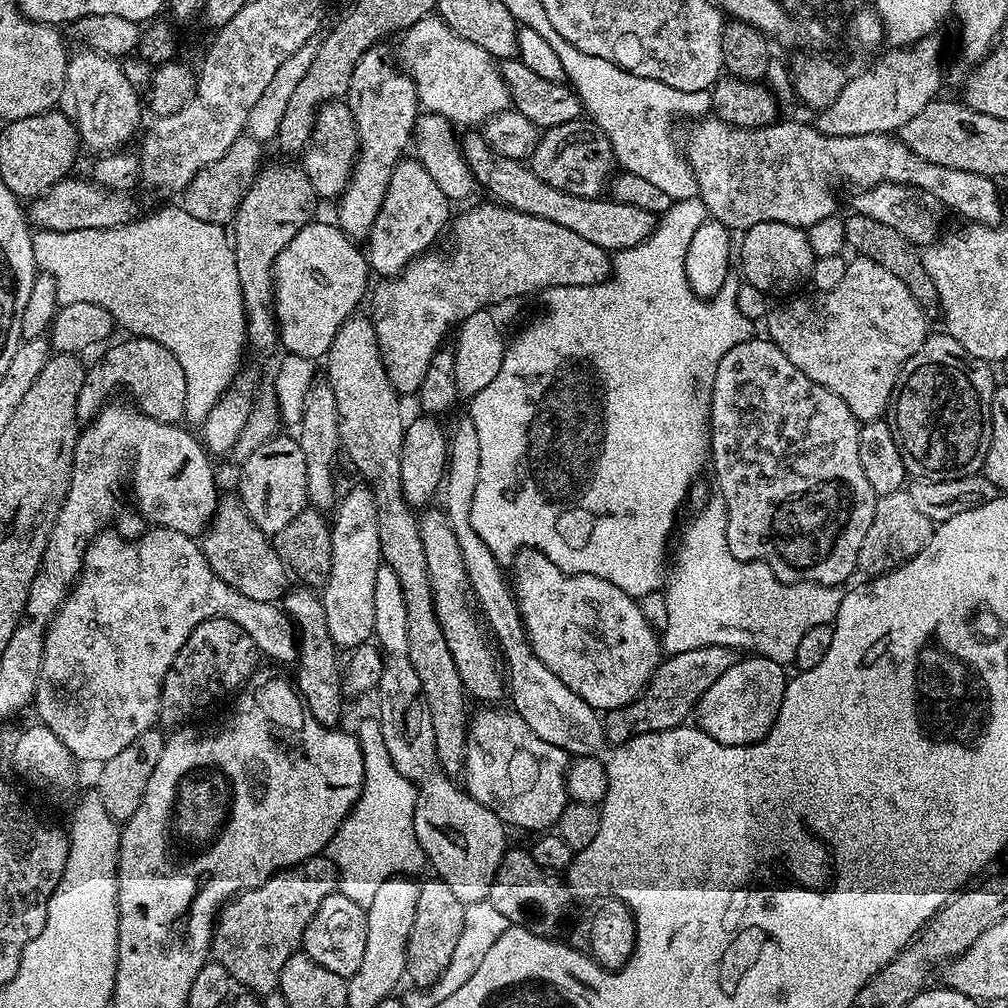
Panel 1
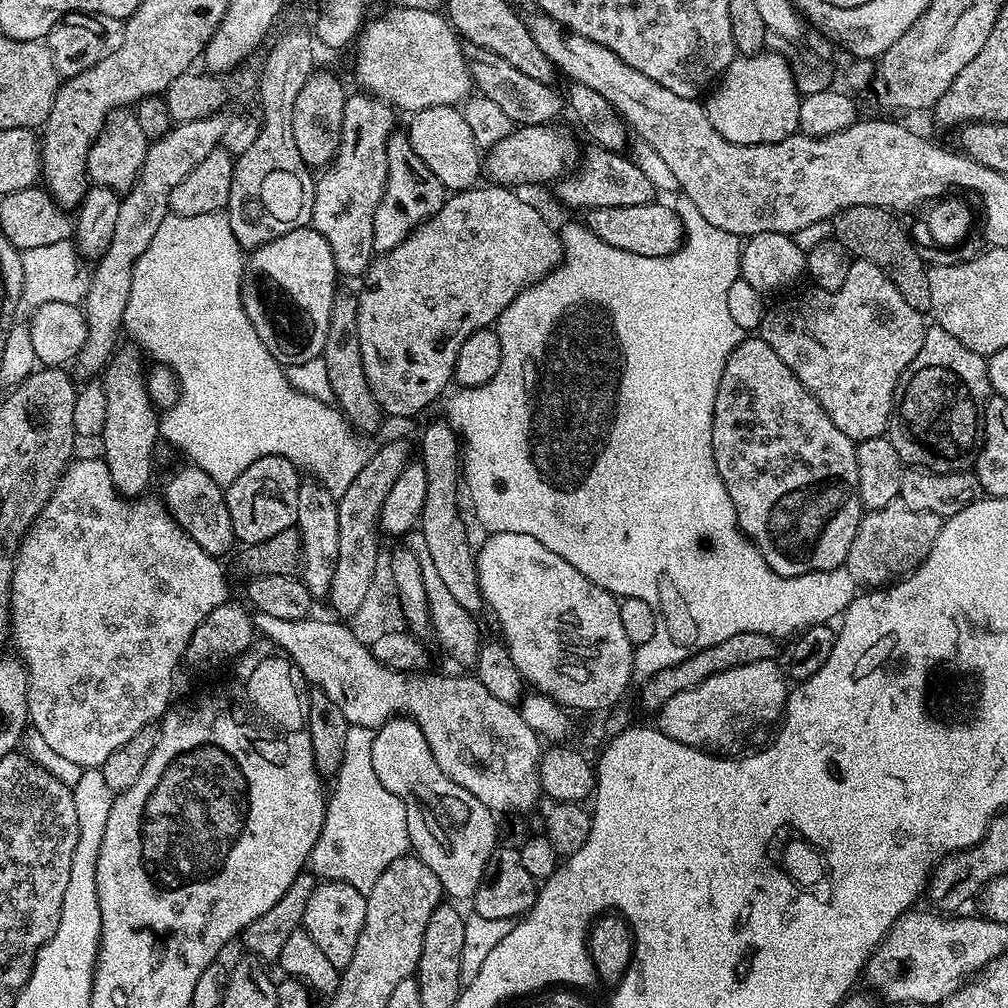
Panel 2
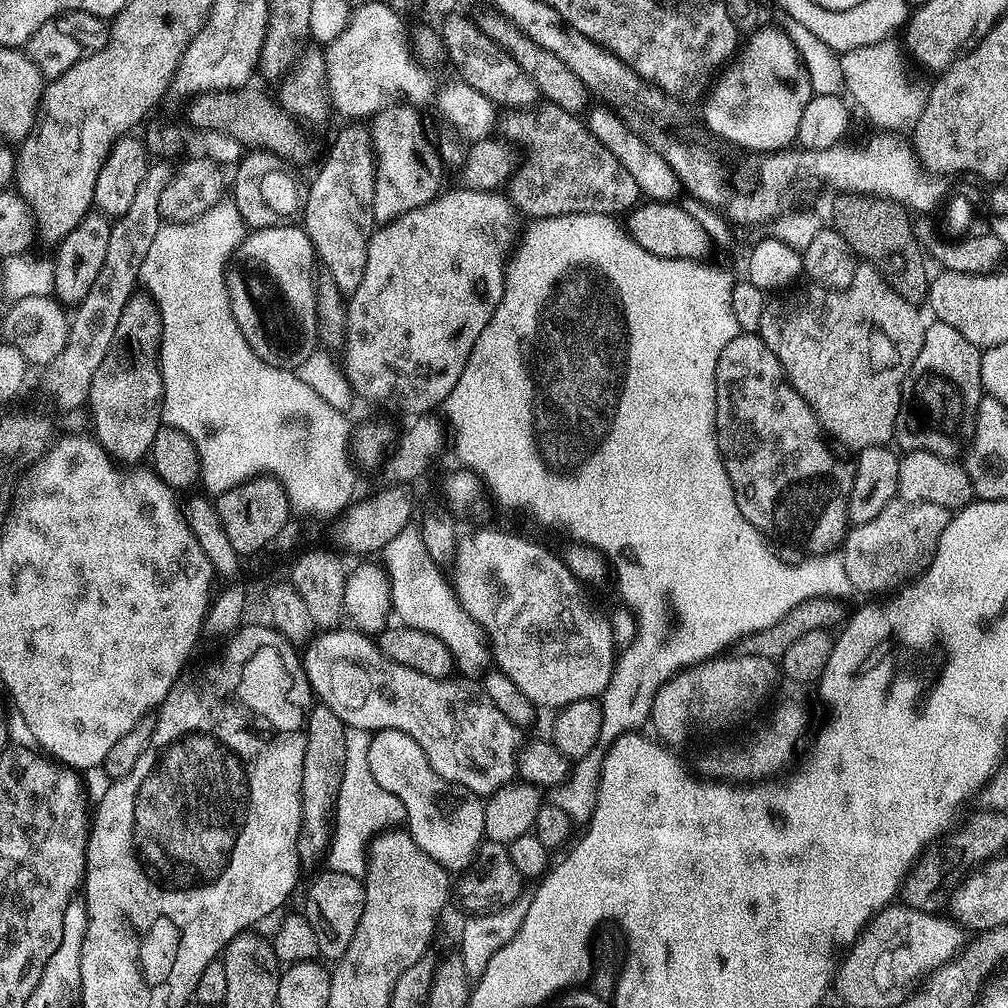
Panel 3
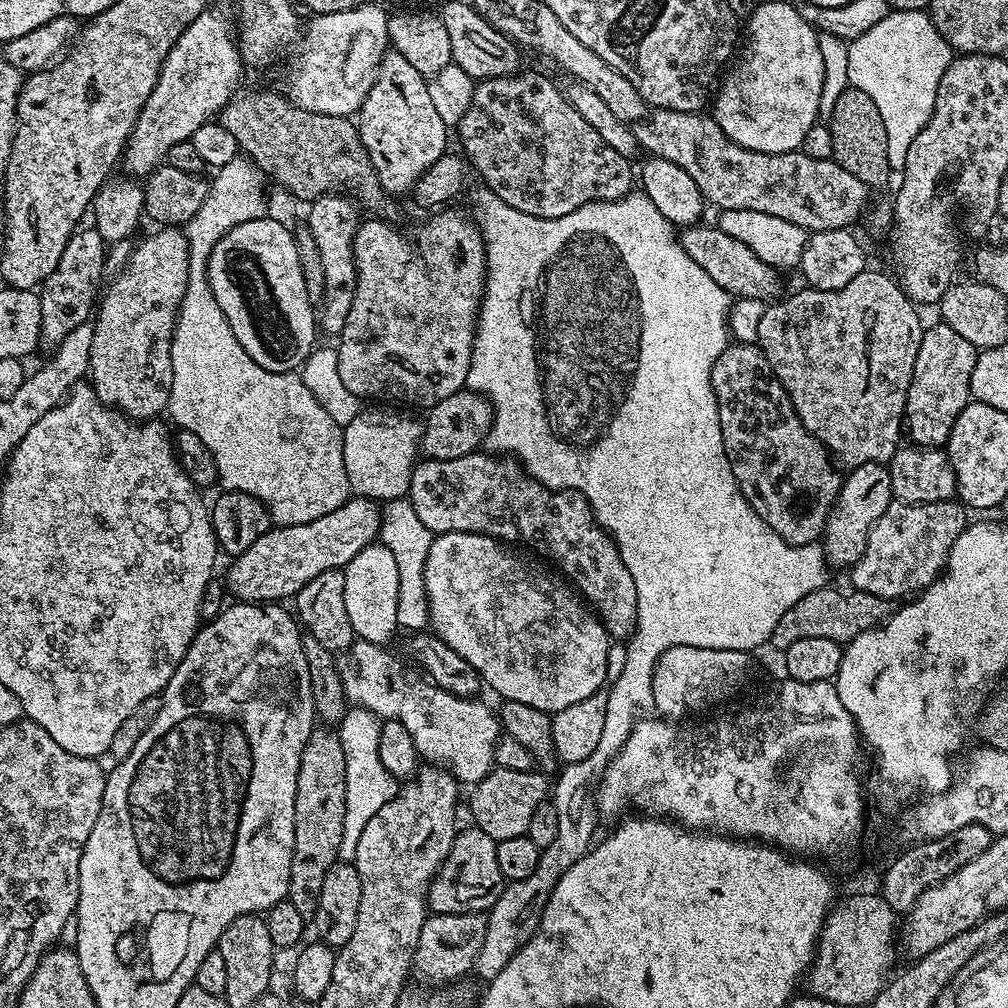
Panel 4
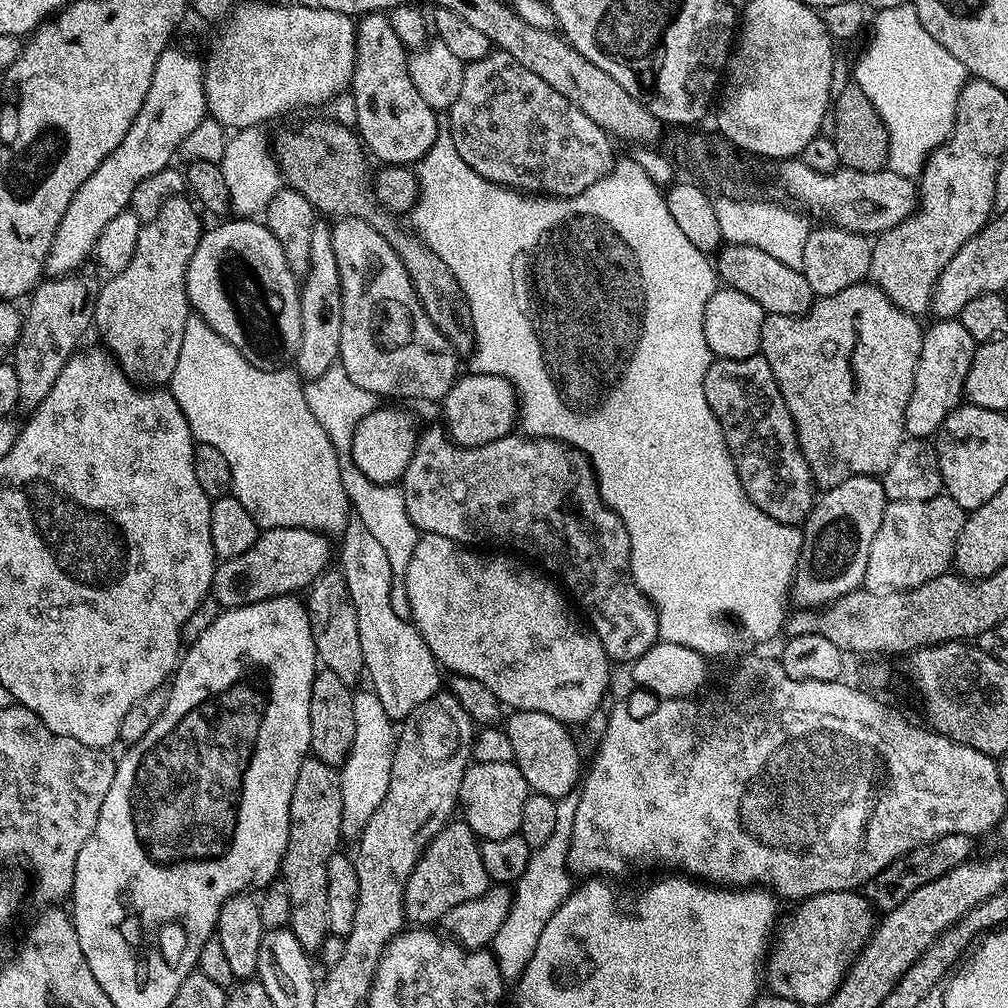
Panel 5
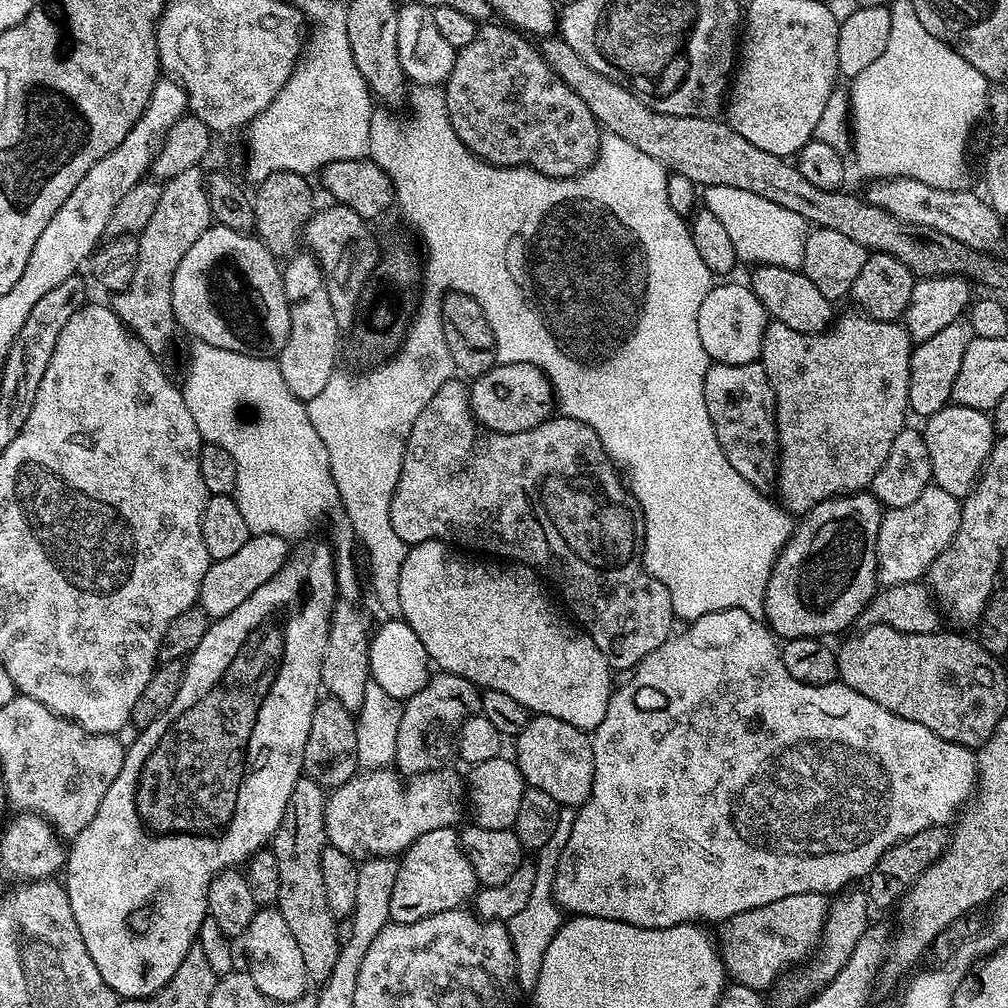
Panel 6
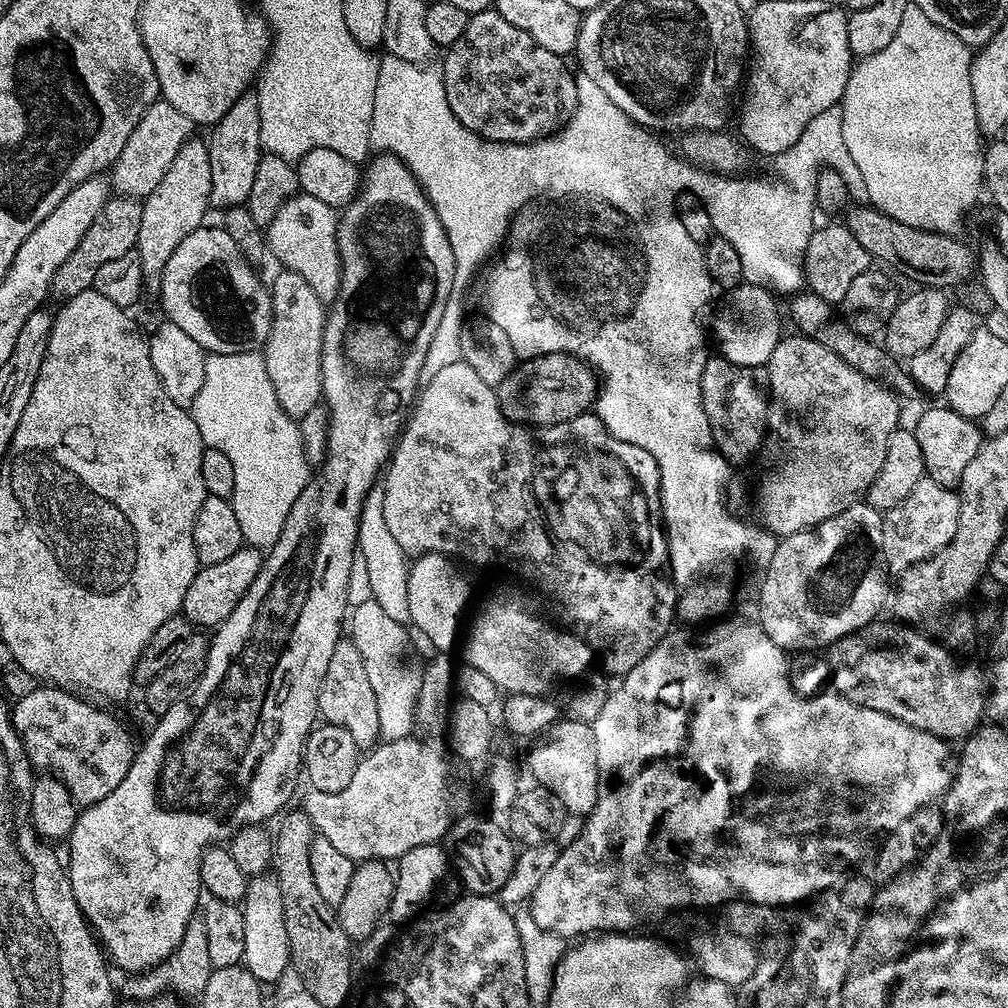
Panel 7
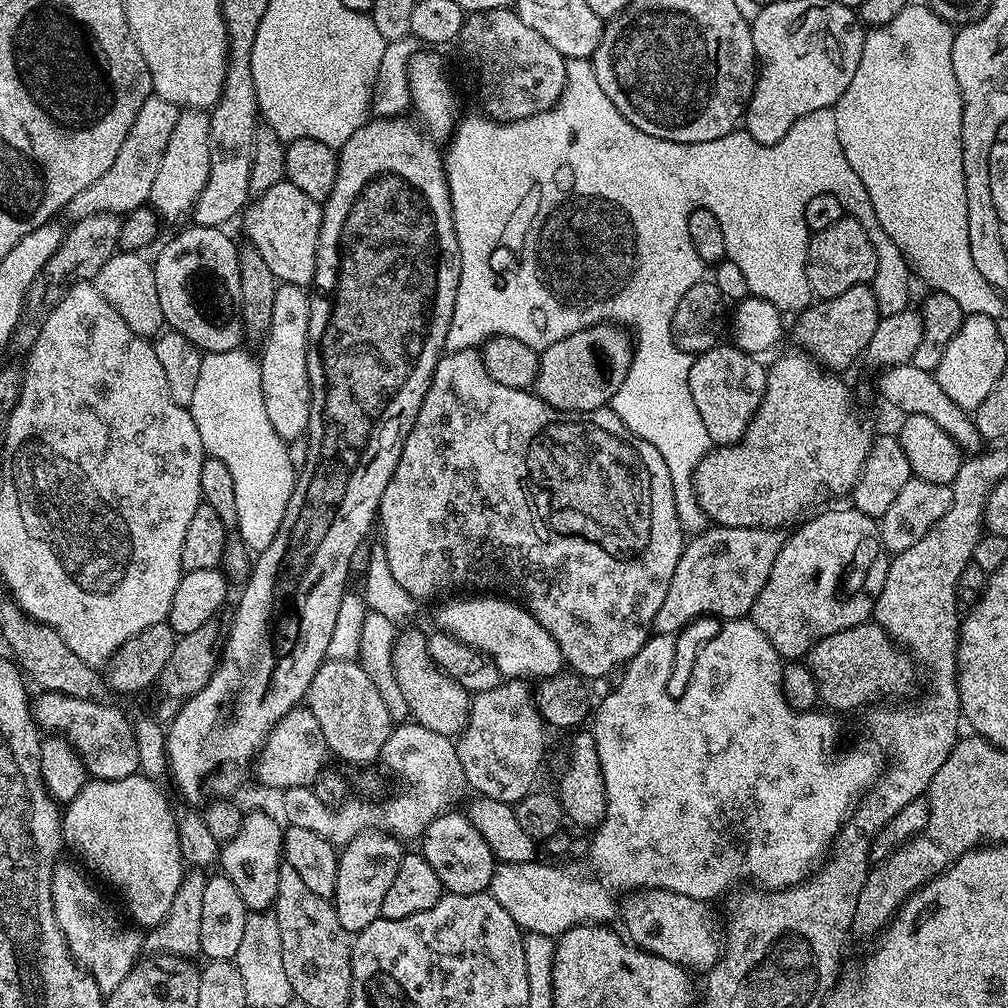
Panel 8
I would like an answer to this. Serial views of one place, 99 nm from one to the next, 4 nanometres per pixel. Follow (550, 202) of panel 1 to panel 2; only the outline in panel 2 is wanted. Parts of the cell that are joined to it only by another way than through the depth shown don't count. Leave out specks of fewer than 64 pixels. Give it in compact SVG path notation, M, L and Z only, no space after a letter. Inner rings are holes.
M661 202L643 204L642 206L610 206L609 208L587 209L586 227L594 232L602 242L614 246L618 250L630 250L630 254L643 256L669 256L671 252L679 252L686 239L686 224L672 208L667 208Z

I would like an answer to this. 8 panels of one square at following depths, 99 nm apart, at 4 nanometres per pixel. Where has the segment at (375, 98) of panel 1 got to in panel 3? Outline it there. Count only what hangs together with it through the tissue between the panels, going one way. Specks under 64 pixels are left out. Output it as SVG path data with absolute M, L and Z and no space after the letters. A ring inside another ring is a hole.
M348 122L345 123L345 125L345 128L337 134L336 142L333 144L332 150L329 152L324 165L321 166L320 173L313 178L312 185L310 185L309 188L307 185L306 195L302 200L302 217L304 216L302 227L305 234L310 238L315 259L319 261L319 263L320 260L324 263L321 265L334 277L334 283L338 285L338 290L342 292L344 297L350 298L354 294L354 290L358 290L358 286L362 286L362 274L366 274L366 250L368 249L368 243L370 242L373 232L375 232L378 227L376 219L374 218L374 206L372 205L374 202L374 182L376 181L376 153L372 150L372 133L363 123Z

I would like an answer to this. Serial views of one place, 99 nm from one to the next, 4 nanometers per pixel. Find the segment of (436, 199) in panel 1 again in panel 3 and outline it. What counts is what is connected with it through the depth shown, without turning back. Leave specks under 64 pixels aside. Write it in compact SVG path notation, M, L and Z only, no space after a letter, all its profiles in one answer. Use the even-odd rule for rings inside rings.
M393 102L386 108L380 109L370 120L372 133L372 150L376 153L376 181L374 182L374 218L377 225L389 224L402 214L410 214L410 210L418 210L418 206L426 206L426 202L435 200L442 191L440 175L444 168L440 165L440 156L434 145L428 141L424 133L424 124L415 107L404 102Z

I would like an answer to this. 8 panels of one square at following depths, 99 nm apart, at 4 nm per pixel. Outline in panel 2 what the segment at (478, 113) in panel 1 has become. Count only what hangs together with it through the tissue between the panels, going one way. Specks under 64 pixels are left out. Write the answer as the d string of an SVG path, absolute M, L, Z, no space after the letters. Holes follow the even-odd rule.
M393 7L393 12L388 12L385 16L380 16L377 20L369 19L364 27L360 29L358 39L355 41L356 46L356 80L361 84L365 93L377 96L380 100L386 101L392 105L393 109L406 112L405 114L413 114L424 107L428 106L460 106L468 99L473 91L474 85L470 76L470 70L466 66L466 58L464 57L464 44L459 36L456 35L456 29L448 23L447 19L440 12L431 12L430 10L414 10L413 8Z

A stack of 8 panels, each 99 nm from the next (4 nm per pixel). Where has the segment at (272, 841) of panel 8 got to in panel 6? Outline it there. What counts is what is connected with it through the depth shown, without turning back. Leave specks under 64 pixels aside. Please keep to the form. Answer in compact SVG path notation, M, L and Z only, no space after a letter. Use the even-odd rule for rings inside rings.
M275 906L257 907L250 926L245 930L242 943L248 955L246 970L258 982L258 990L268 997L269 1001L290 1003L305 995L304 988L310 984L306 965L302 962L298 942L294 942L294 934L290 934L290 926L286 926L286 918L282 918L279 908Z

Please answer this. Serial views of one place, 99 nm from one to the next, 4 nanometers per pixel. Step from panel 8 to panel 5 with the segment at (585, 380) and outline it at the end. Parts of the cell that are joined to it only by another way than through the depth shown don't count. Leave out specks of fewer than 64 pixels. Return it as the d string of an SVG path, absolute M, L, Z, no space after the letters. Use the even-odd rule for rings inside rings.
M469 371L469 376L461 375L452 384L452 389L445 394L442 401L444 407L443 427L455 444L462 448L481 448L501 440L504 436L513 435L516 424L516 404L518 408L518 393L515 384L504 376L495 376L485 372Z

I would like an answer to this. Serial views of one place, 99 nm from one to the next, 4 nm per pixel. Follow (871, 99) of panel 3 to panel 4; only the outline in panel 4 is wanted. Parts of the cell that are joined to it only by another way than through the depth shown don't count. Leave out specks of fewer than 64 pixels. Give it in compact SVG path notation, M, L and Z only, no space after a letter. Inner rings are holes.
M924 10L889 11L870 30L852 38L848 48L848 83L870 95L878 106L889 138L891 159L903 161L910 142L932 117L938 86L942 82L942 74L946 74L952 64L954 50L934 26L931 15Z

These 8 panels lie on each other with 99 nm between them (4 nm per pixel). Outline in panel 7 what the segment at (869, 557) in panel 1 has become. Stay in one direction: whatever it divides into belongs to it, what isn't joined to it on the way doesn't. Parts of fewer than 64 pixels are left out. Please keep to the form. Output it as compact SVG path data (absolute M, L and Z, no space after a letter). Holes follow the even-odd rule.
M925 474L910 490L910 494L898 506L894 506L889 512L883 513L882 522L882 554L884 565L889 573L899 574L910 566L938 554L942 546L958 534L958 518L960 517L959 491L938 486Z

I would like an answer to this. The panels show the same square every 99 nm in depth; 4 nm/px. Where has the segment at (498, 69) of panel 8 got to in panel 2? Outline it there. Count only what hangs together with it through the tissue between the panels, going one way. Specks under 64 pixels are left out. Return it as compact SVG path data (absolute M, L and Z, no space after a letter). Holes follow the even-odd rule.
M589 147L589 152L585 151L581 155L577 165L568 173L567 176L561 176L555 181L556 196L568 208L581 208L587 210L590 208L609 208L610 206L642 206L643 204L653 203L657 199L658 189L652 185L650 178L642 174L642 170L637 166L635 159L628 160L619 151L611 148Z

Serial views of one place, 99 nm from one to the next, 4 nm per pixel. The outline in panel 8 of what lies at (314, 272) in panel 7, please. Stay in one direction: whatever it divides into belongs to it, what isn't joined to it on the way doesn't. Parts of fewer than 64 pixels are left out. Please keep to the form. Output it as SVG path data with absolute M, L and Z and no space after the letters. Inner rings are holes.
M287 178L278 181L270 190L255 197L242 213L244 232L248 235L247 243L262 254L262 259L270 266L277 281L296 284L308 288L314 278L318 238L322 226L324 209L321 201L302 194L298 186L291 184Z

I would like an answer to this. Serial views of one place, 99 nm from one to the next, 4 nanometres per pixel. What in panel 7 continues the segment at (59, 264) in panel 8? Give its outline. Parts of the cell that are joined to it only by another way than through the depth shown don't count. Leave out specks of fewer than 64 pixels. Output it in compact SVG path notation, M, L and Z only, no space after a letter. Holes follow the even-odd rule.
M113 195L98 214L98 218L90 222L90 230L82 234L82 242L78 242L74 254L70 254L70 258L66 258L62 266L58 266L58 274L54 274L52 279L51 295L57 296L57 301L63 302L74 298L74 294L82 294L92 287L94 274L98 274L98 269L105 262L129 255L138 242L138 229L142 226L143 209L143 203L137 197Z

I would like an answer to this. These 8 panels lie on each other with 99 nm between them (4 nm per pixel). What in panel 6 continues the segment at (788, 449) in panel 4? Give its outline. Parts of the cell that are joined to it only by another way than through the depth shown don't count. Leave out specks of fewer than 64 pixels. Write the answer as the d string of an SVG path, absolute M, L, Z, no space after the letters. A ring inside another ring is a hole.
M759 362L746 365L709 363L704 379L704 397L726 462L730 462L750 486L767 493L775 485L780 466L780 439L776 429L776 395L764 365Z

